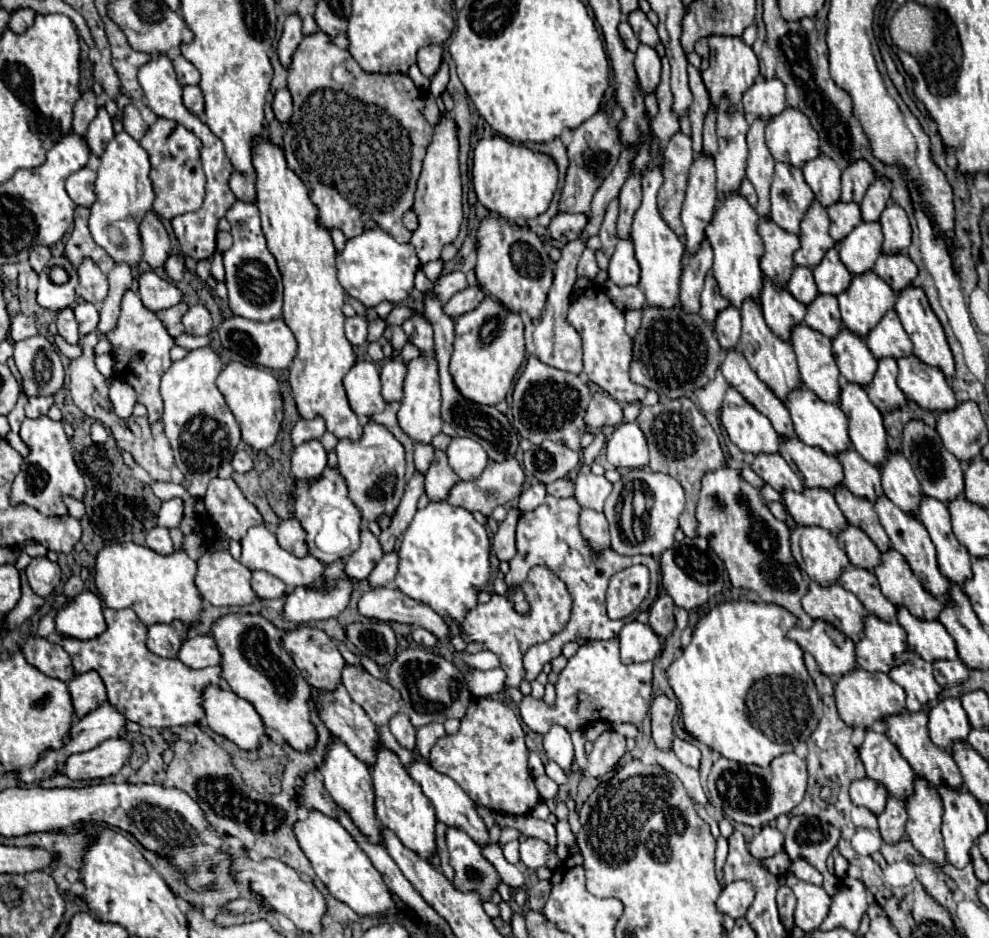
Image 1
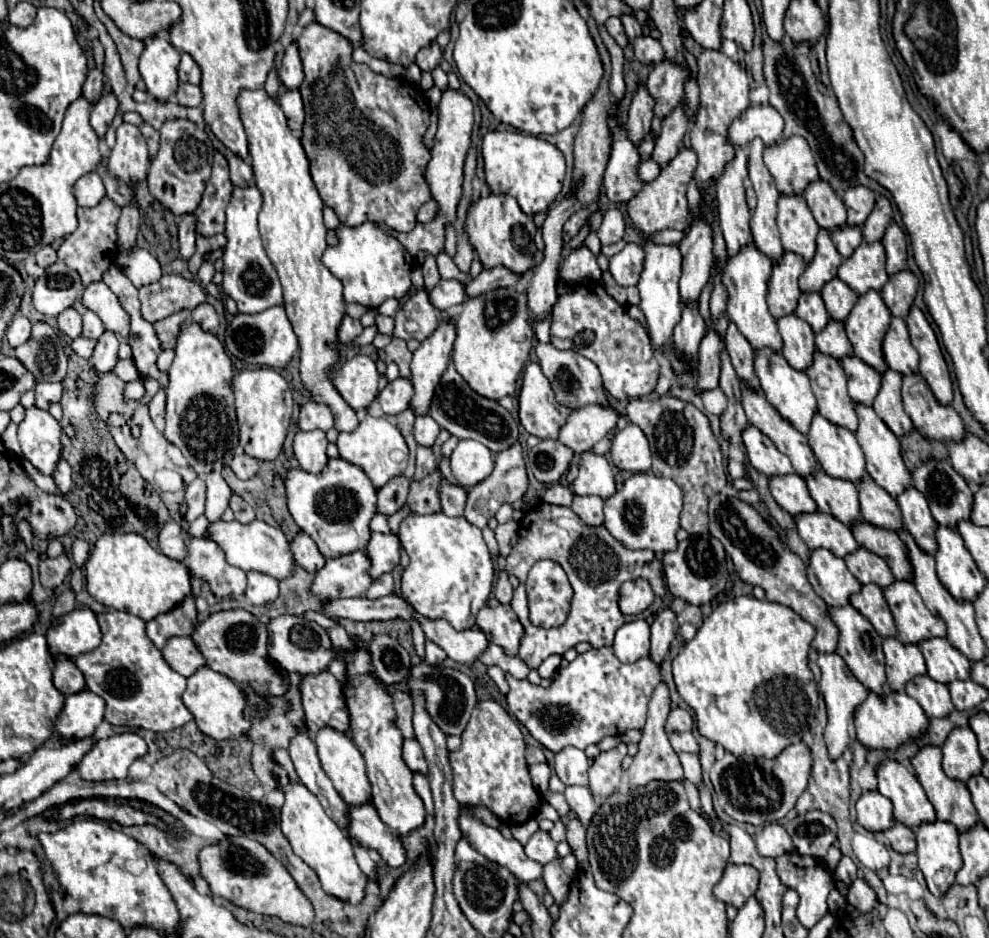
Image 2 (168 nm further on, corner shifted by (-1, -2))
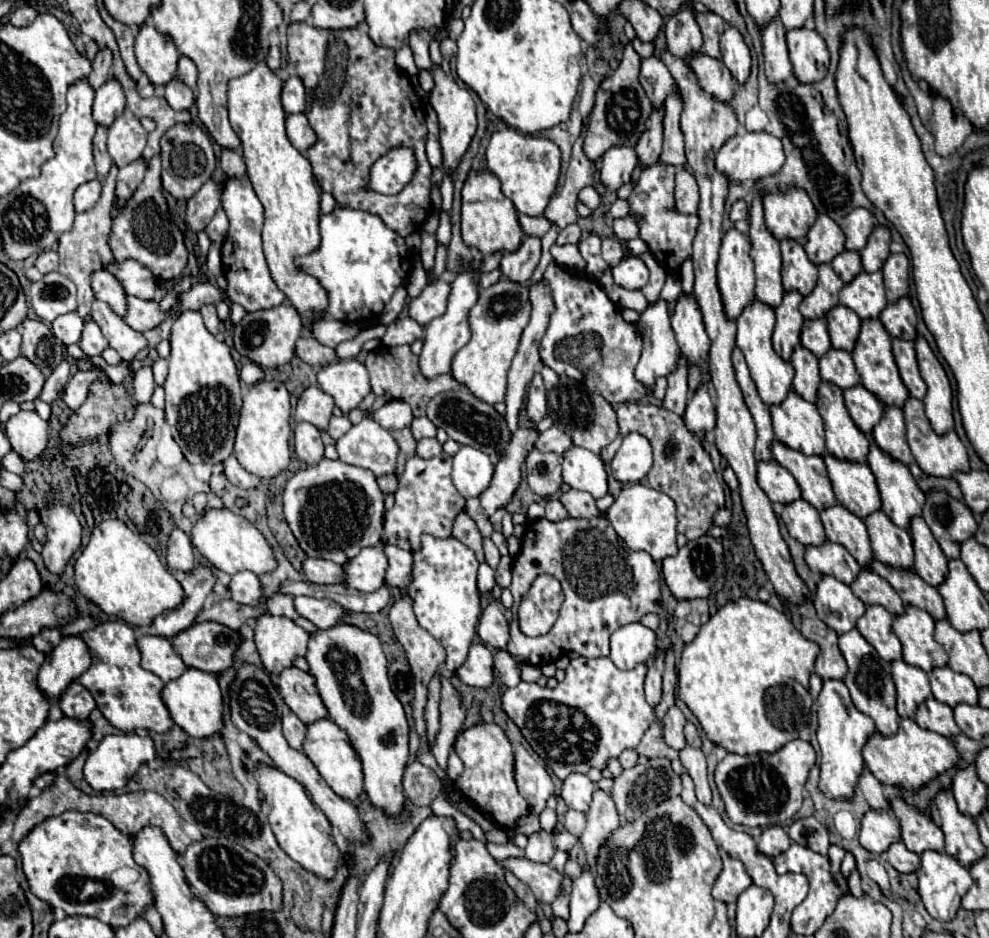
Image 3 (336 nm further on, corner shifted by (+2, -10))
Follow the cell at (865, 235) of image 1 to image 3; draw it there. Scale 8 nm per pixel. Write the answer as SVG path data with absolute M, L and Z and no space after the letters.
M860 272L850 284L846 284L840 292L840 304L854 310L860 320L878 318L882 308L886 308L884 282L882 272Z

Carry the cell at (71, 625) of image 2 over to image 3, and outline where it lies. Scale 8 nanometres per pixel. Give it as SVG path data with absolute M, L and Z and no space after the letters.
M66 636L54 652L46 656L38 674L38 688L46 692L48 700L54 700L62 696L66 684L72 684L82 672L86 672L90 662L90 652L84 640L80 636Z

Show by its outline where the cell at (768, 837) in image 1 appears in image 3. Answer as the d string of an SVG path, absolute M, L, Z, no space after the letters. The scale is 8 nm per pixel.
M770 826L762 832L762 836L758 840L758 850L762 854L766 854L768 858L774 858L780 852L784 852L786 848L790 848L790 844L792 844L792 840L788 838L788 834L782 826Z

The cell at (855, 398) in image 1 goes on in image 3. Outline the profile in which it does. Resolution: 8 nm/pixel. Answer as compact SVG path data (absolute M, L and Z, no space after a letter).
M874 442L870 446L870 454L868 454L868 466L876 476L878 488L880 488L880 496L882 496L882 512L900 528L910 528L910 520L914 516L922 516L922 504L926 502L924 492L918 488L916 480L912 478L908 466L892 460L890 456L886 456Z

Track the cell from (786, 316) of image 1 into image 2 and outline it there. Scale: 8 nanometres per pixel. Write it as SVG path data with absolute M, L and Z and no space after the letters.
M795 314L783 316L781 320L777 320L777 328L783 338L781 354L785 356L785 360L795 370L805 370L811 364L813 352L815 352L813 328L809 328L809 324L805 324L805 320L801 320Z

